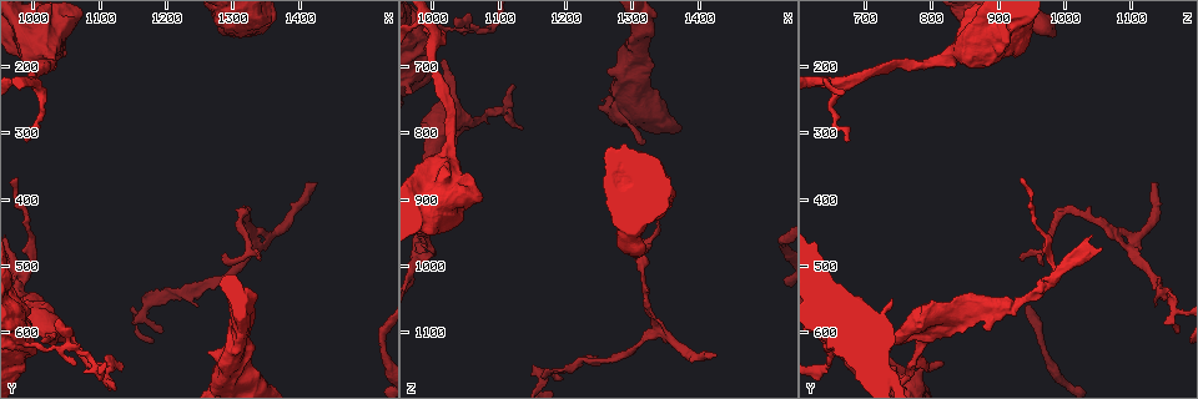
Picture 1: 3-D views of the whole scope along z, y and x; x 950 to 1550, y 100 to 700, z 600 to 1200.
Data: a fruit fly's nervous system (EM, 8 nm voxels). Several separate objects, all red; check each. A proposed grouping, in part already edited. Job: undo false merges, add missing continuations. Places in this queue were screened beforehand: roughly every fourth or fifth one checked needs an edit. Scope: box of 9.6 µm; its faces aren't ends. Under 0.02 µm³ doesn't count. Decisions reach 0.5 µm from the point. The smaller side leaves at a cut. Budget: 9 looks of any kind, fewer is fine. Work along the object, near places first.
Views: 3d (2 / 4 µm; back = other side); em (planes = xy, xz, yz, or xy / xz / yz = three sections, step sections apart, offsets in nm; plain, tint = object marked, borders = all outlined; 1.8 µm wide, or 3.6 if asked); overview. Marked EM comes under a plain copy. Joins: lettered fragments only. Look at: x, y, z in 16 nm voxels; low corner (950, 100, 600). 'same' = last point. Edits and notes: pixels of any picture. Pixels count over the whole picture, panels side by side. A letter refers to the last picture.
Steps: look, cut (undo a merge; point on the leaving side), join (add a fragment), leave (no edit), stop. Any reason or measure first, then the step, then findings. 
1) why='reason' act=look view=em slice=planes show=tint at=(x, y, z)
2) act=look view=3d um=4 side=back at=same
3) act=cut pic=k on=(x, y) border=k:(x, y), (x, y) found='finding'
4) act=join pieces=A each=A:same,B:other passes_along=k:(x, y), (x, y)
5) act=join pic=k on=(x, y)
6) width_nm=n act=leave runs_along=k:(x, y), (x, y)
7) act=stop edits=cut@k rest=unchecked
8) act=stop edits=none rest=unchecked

why='an open end' act=look view=em slice=planes show=tint at=(1015, 610, 695)

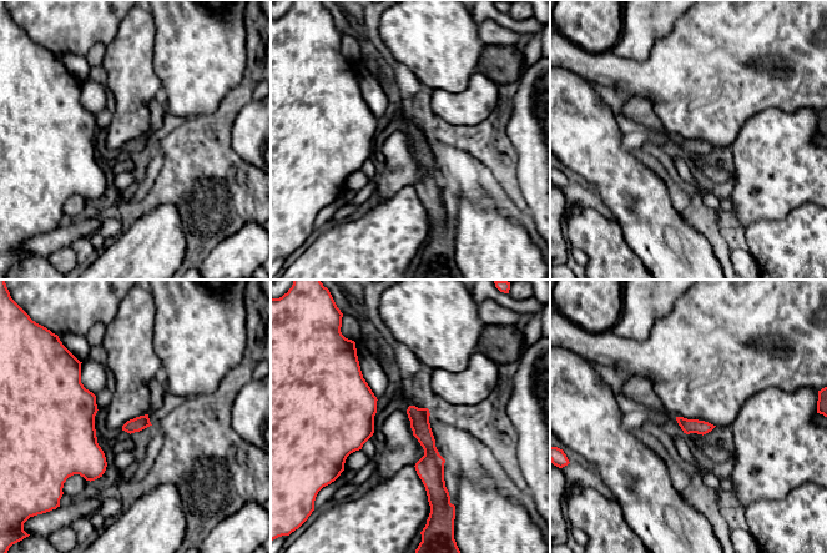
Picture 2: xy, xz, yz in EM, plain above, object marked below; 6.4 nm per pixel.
act=look view=em slice=planes show=borders at=same

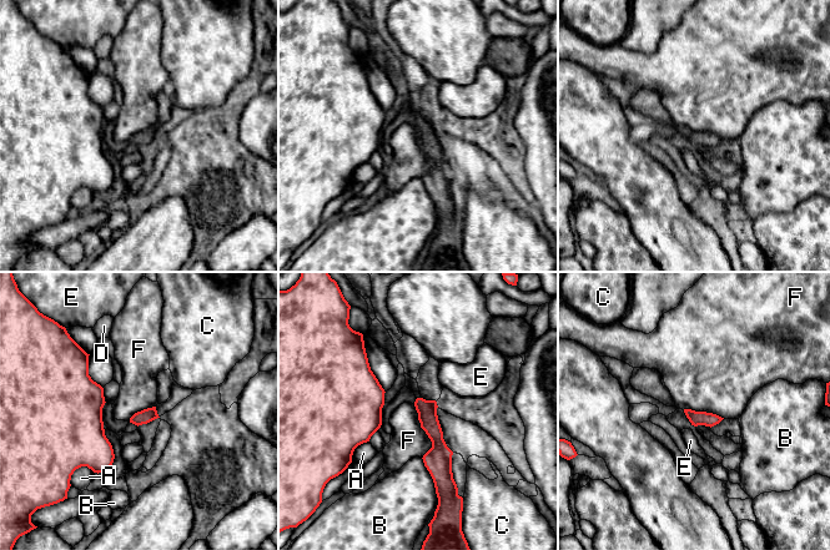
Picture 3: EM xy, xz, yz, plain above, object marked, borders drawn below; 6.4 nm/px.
act=leave each=A:other,B:other,C:other,D:other,E:other,F:other runs_along=3:(419, 400), (438, 443), (437, 484) found='no lettered fragment goes on from it'

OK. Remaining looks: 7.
why='tapers out' act=look view=em slice=planes show=borders at=(1320, 650, 820)

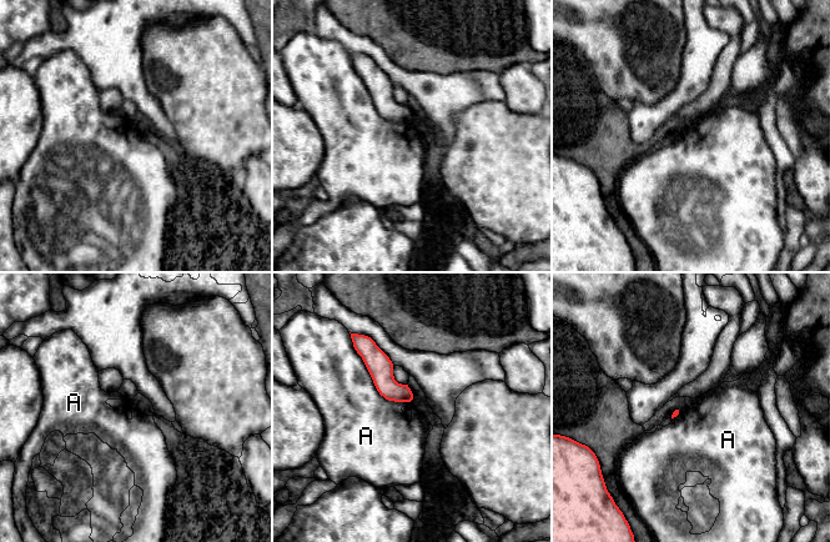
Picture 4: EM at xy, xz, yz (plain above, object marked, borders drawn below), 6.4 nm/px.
act=leave each=A:other found='none of them fits'

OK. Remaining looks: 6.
why='sudden change in width' act=look view=em um=3.6 slice=planes show=tint at=(1015, 145, 875)

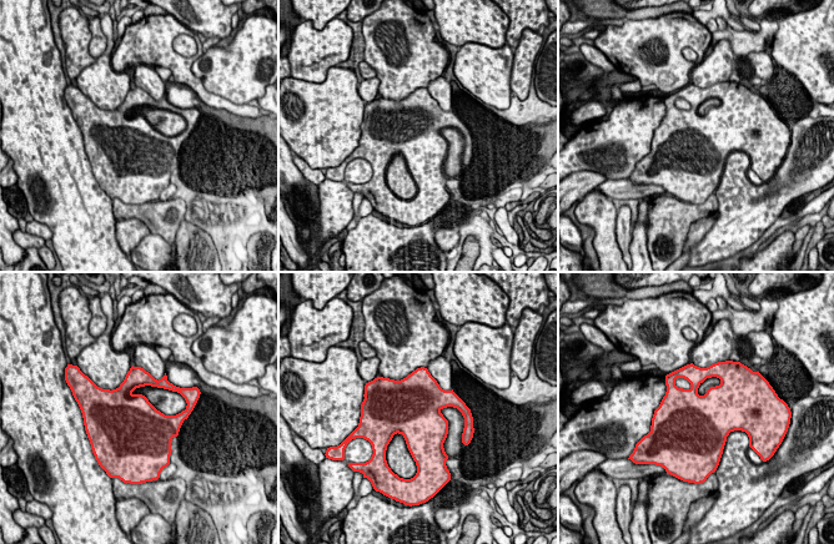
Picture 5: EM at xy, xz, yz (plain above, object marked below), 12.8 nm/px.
act=look view=em um=3.6 slice=planes show=borders at=same

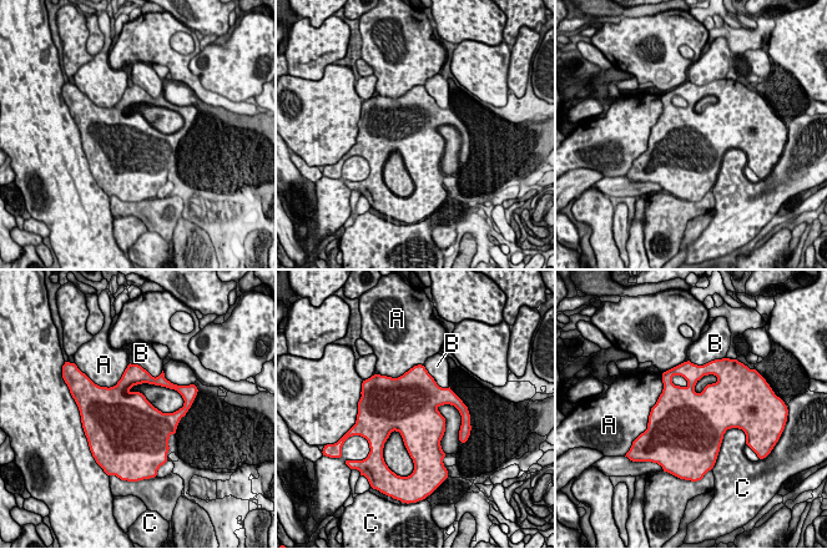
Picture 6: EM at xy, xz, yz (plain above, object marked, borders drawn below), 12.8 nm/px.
width_nm=700 act=leave each=A:other,B:other,C:other border=6:(127, 367), (115, 384), (100, 387) found='all the same cell'

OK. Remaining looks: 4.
why='free end' act=look view=3d um=4 at=(1425, 375, 1135)

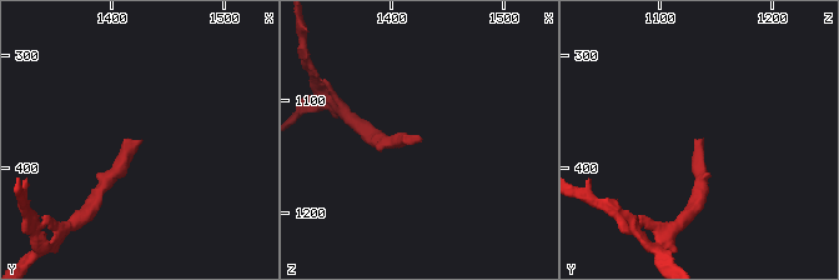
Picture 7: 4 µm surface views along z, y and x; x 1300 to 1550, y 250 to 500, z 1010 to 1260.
act=look view=em slice=yz step=16 show=borders at=(1426, 374, 1132)

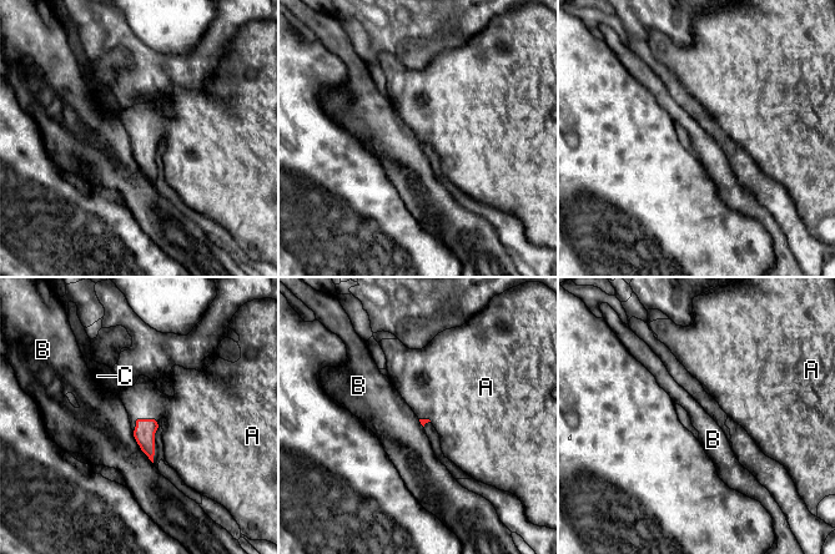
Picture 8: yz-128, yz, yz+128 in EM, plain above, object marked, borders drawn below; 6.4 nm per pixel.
act=look view=em slice=planes show=borders at=same

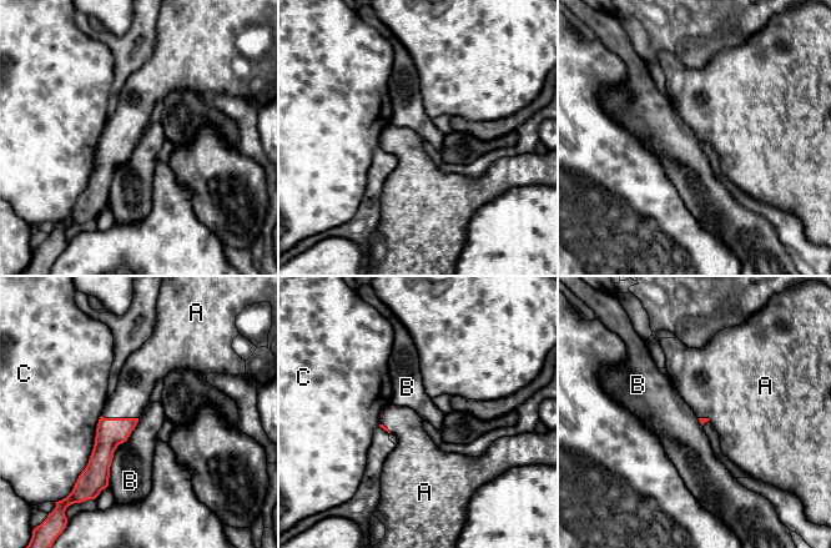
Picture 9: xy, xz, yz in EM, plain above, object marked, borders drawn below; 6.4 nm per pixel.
act=join pieces=A each=A:same,B:other,C:other passes_along=9:(110, 432), (120, 418), (131, 396) found='it goes on there'

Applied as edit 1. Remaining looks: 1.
act=stop edits=join@9 rest=unchecked

